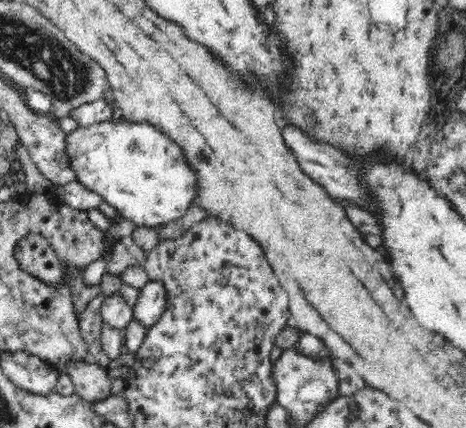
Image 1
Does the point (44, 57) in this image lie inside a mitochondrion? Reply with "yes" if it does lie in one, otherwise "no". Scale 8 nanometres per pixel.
yes

